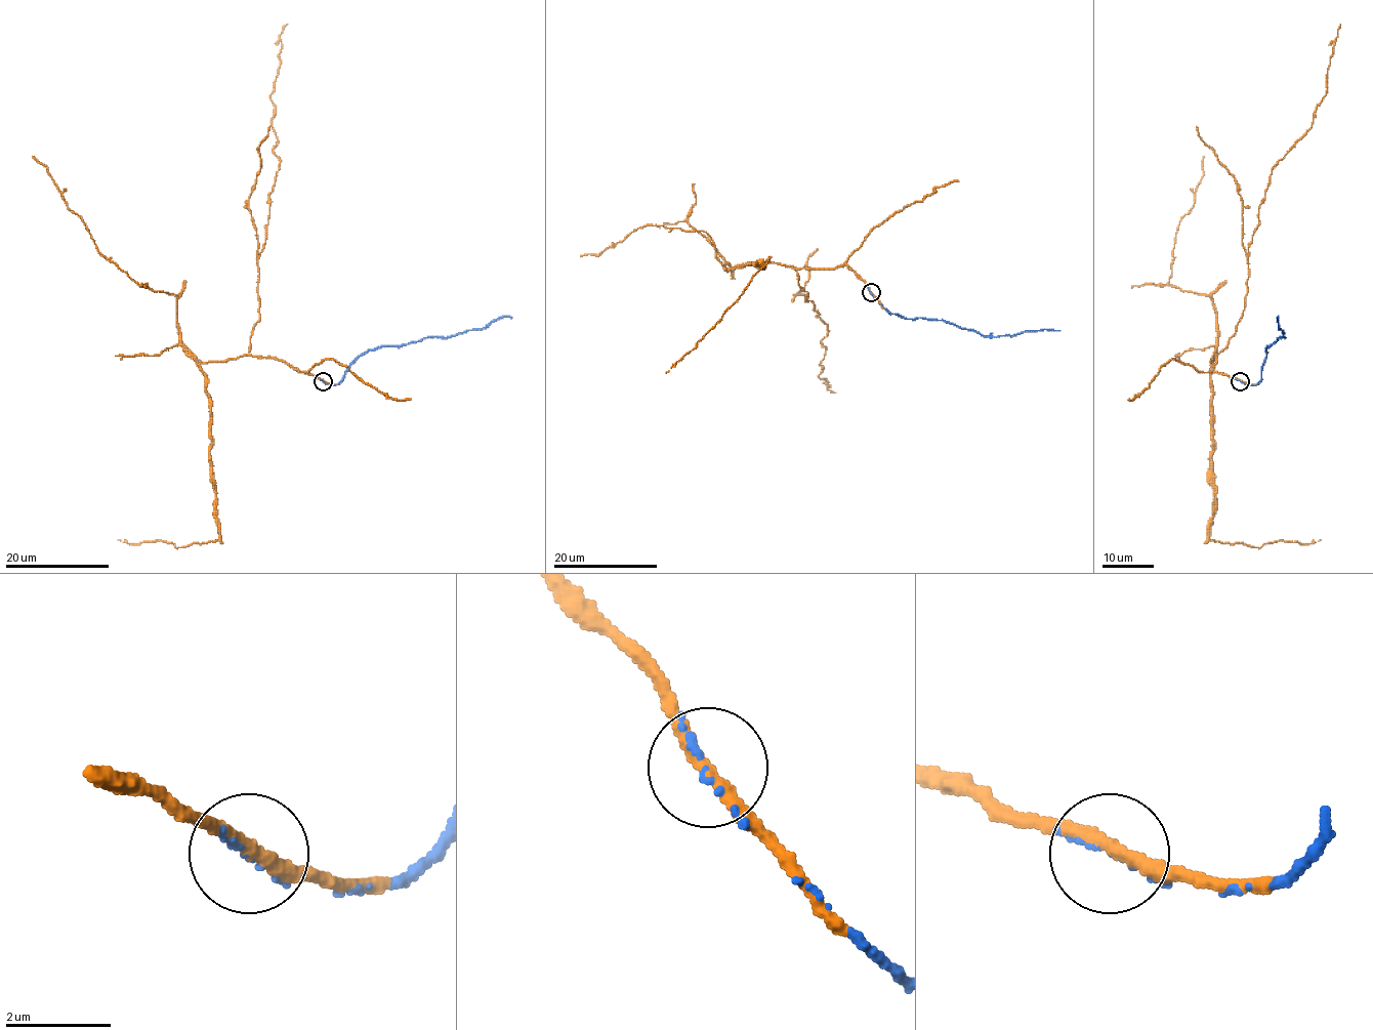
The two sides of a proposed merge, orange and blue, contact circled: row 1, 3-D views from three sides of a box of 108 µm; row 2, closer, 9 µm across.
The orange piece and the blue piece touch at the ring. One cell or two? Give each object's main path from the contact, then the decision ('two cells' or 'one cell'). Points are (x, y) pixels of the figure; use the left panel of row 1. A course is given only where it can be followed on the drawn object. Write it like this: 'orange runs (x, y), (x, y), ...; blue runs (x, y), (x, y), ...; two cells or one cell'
orange runs (323, 381), (249, 355), (259, 319), (257, 255), (280, 159), (271, 95), (287, 24); blue runs (323, 381), (337, 384), (360, 356), (382, 346), (486, 328), (500, 318), (511, 318); one cell

